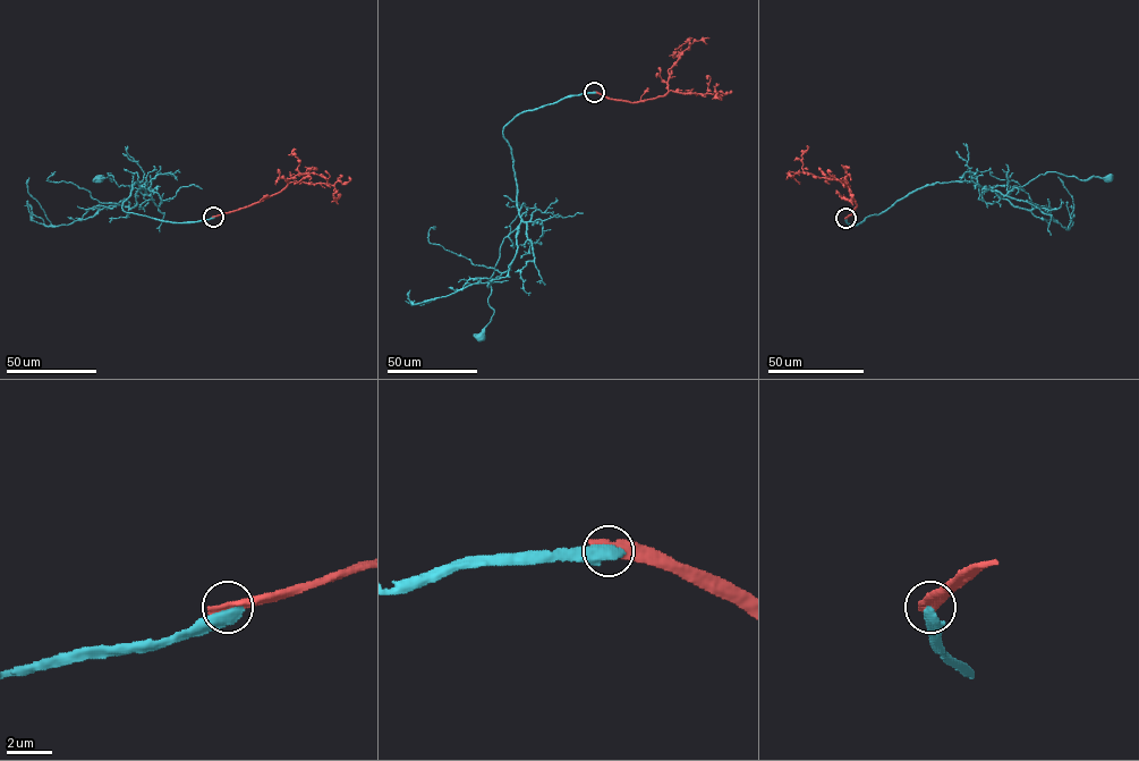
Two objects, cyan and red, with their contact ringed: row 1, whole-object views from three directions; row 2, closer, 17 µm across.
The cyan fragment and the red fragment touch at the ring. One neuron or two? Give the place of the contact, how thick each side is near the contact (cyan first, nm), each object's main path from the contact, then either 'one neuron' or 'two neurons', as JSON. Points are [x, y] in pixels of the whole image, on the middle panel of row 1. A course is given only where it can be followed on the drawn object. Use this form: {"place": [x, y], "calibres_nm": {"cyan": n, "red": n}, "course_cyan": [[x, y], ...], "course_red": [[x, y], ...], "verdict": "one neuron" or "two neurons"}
{"place": [594, 92], "calibres_nm": {"cyan": 600, "red": 500}, "course_cyan": [[594, 92], [519, 113], [503, 127], [521, 220], [503, 239], [489, 279], [493, 314], [479, 337]], "course_red": [[594, 92], [631, 102], [663, 96], [670, 91], [714, 93], [719, 98], [714, 86], [719, 84]], "verdict": "two neurons"}

